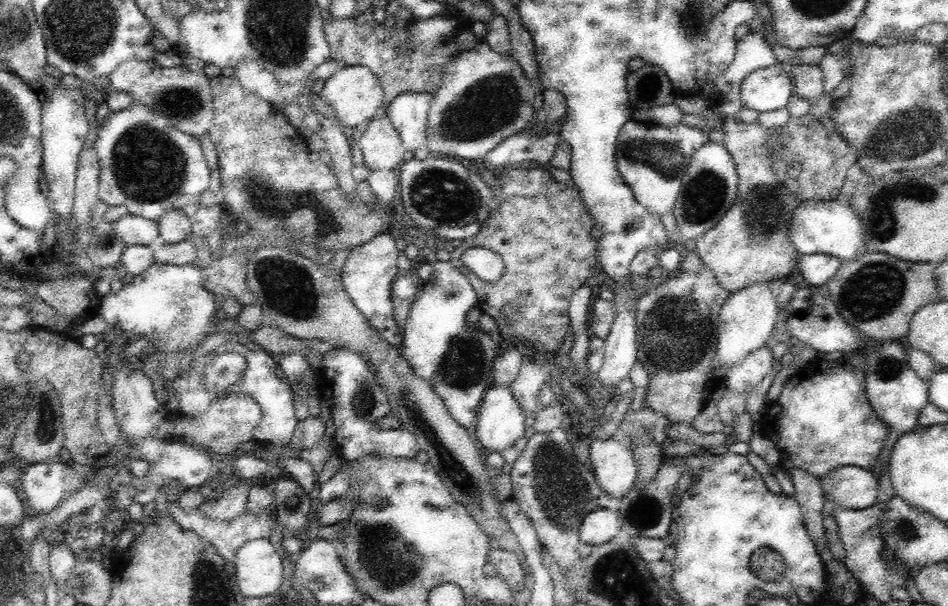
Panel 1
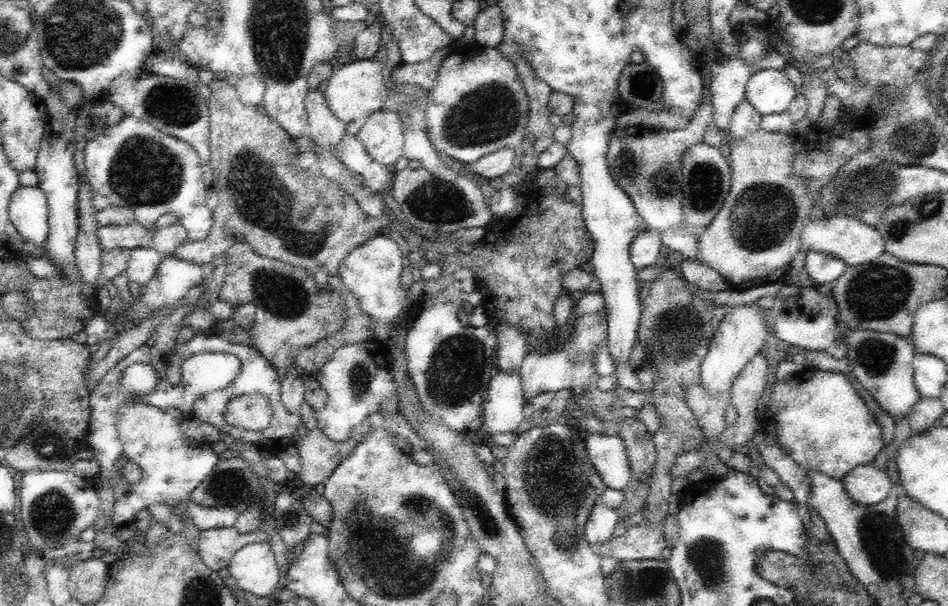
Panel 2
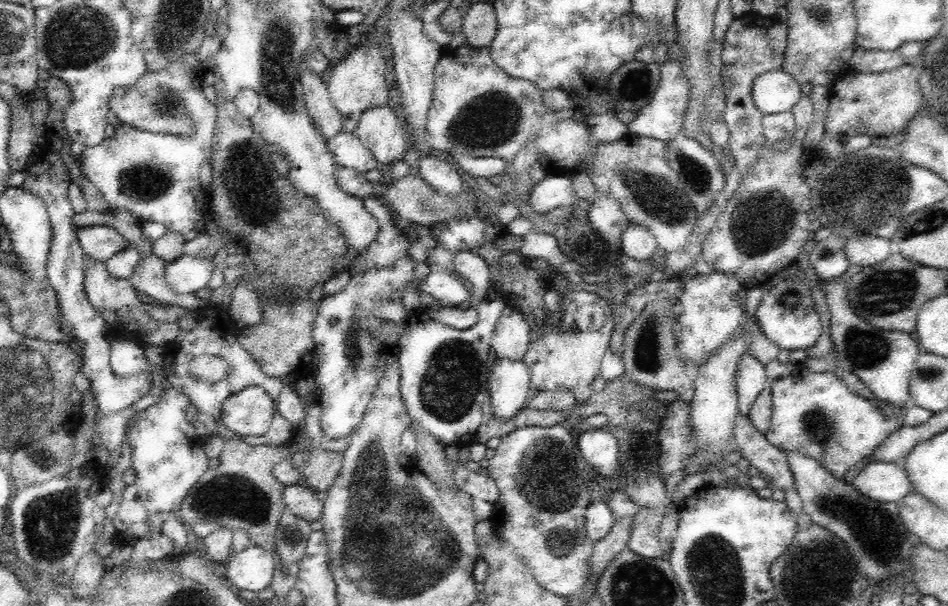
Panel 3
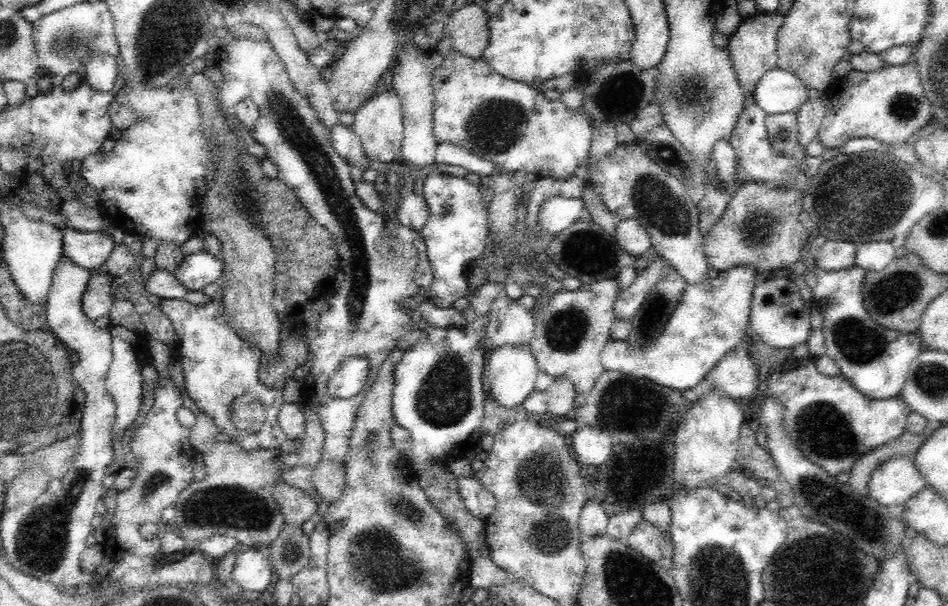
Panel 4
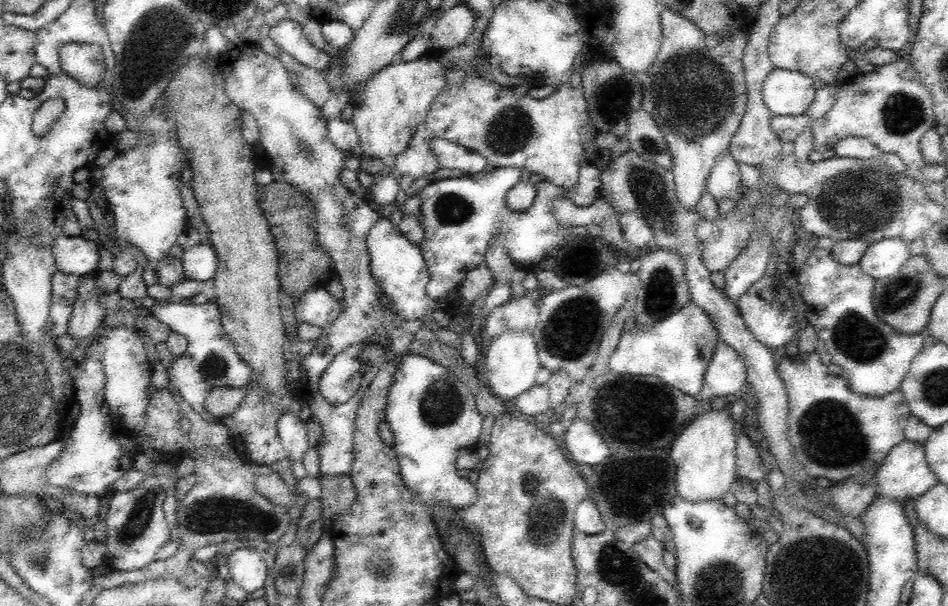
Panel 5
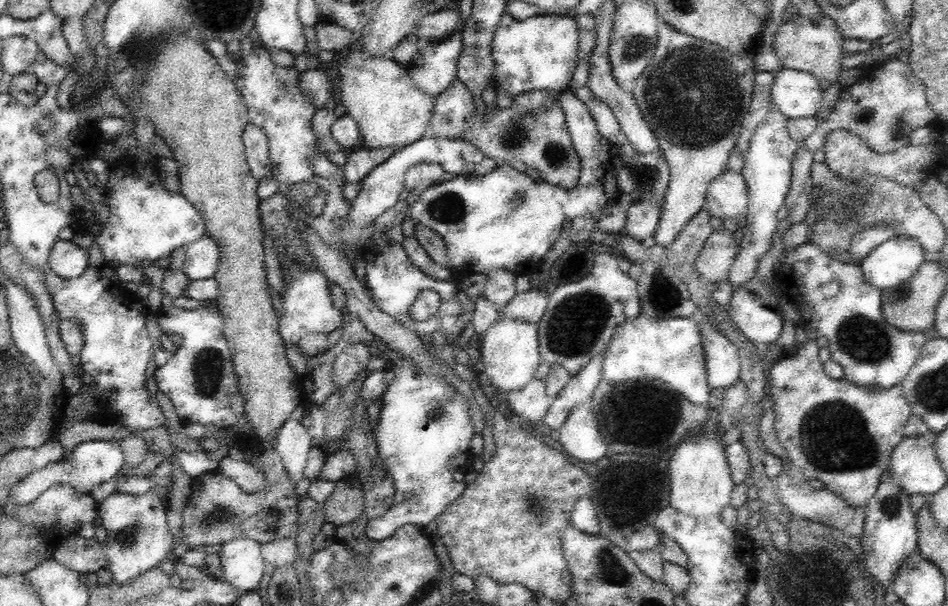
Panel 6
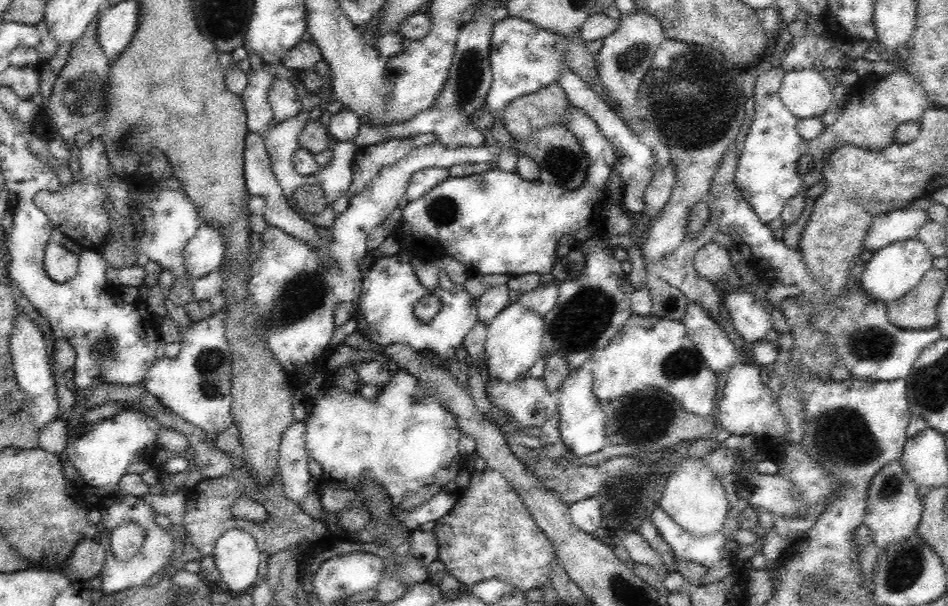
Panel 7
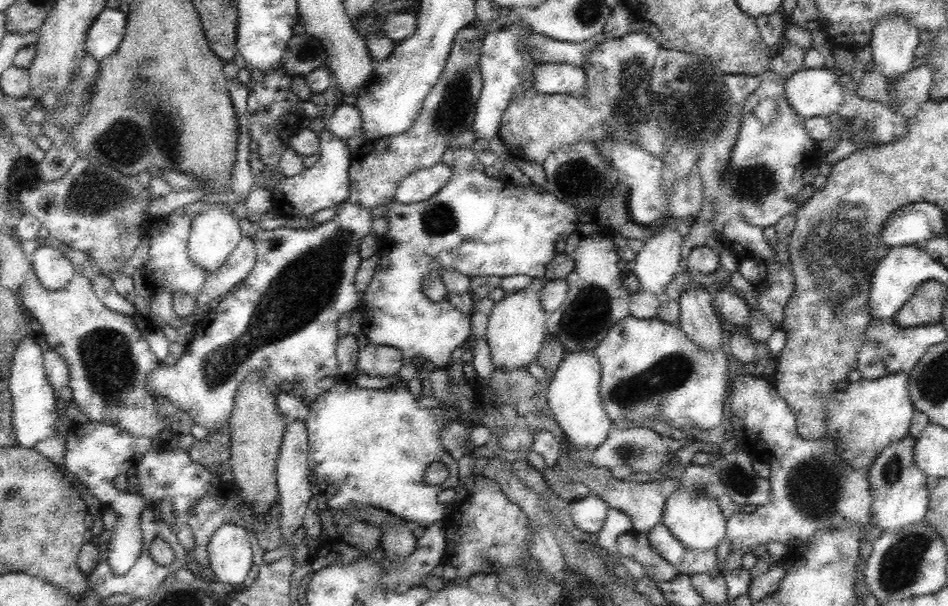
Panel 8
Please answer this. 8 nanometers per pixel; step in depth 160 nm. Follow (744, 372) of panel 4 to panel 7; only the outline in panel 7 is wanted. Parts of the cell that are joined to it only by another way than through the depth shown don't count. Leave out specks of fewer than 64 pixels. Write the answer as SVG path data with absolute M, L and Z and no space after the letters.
M692 302L688 312L684 313L683 322L688 339L717 376L728 372L734 363L742 360L738 348L730 341L727 332L700 305Z

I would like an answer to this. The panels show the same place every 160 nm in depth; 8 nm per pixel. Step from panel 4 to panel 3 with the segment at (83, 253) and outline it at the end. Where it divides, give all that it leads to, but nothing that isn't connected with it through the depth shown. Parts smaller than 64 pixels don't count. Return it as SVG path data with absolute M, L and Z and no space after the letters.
M106 225L77 228L77 237L82 250L94 260L108 260L116 252L130 246L123 232Z

